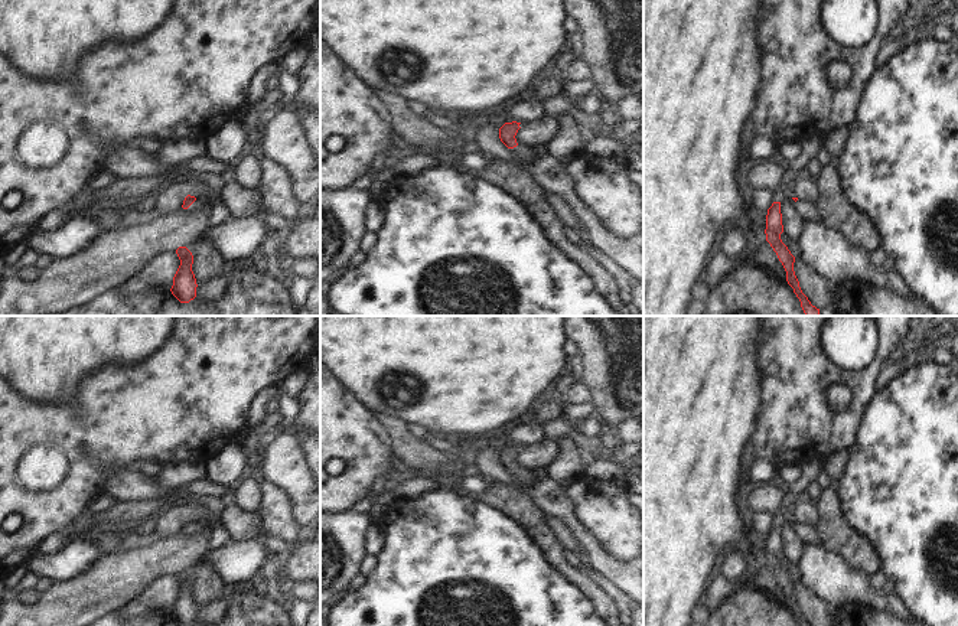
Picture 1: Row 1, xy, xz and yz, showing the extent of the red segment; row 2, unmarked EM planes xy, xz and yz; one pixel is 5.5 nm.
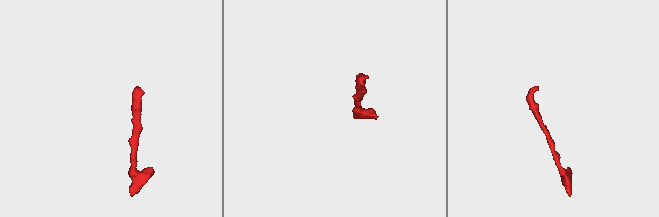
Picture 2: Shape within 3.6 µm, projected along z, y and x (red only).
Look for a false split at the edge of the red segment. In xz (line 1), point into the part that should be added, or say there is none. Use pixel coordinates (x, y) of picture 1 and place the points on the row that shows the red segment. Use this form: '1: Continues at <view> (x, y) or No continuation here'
1: Continues at xz (517, 152).

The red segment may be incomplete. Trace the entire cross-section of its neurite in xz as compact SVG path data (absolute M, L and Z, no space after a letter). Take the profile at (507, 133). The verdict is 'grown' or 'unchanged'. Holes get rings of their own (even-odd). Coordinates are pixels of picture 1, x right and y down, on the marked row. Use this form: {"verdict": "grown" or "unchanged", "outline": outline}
{"verdict": "grown", "outline": "M512 121L512 123L505 123L501 128L499 128L499 138L501 141L508 147L508 154L515 159L515 157L521 157L522 160L528 160L531 156L531 151L521 147L517 143L517 133L521 128L519 127L521 123Z"}

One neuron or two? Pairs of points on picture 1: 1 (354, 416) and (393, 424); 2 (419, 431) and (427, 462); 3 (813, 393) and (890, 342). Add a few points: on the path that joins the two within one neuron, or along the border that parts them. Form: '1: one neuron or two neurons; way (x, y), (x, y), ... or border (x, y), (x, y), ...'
1: two neurons; border (368, 410), (385, 433), (391, 450)
2: two neurons; border (407, 424), (407, 429), (419, 439)
3: one neuron; way (833, 377), (862, 377), (876, 362)

